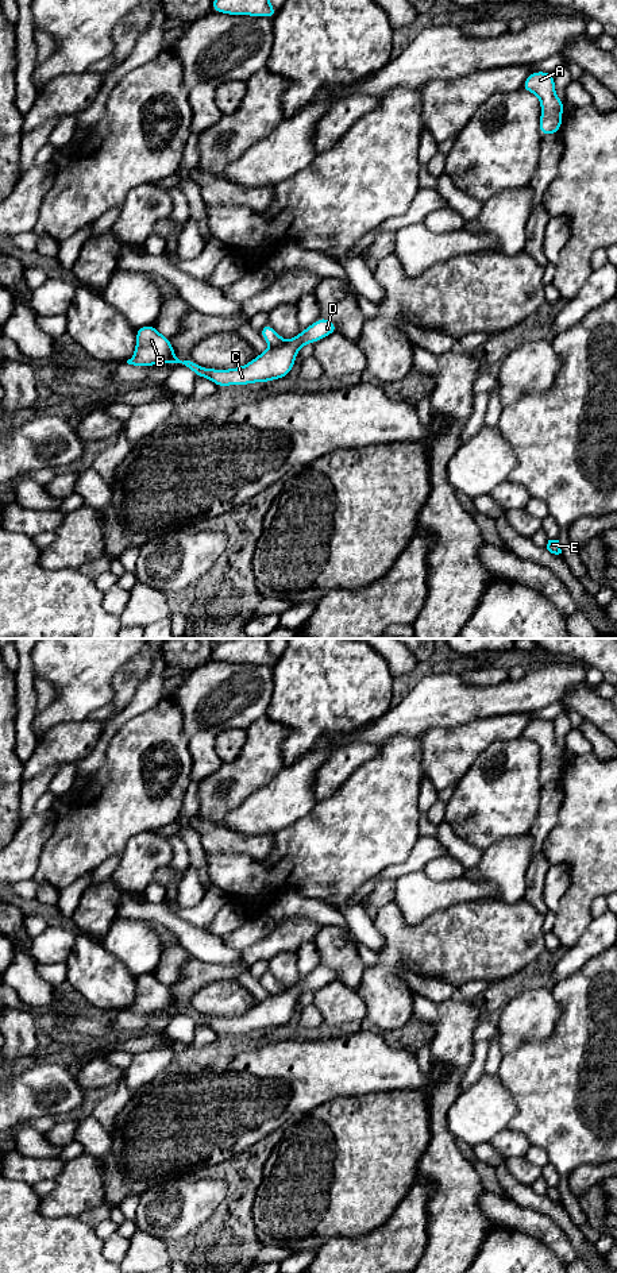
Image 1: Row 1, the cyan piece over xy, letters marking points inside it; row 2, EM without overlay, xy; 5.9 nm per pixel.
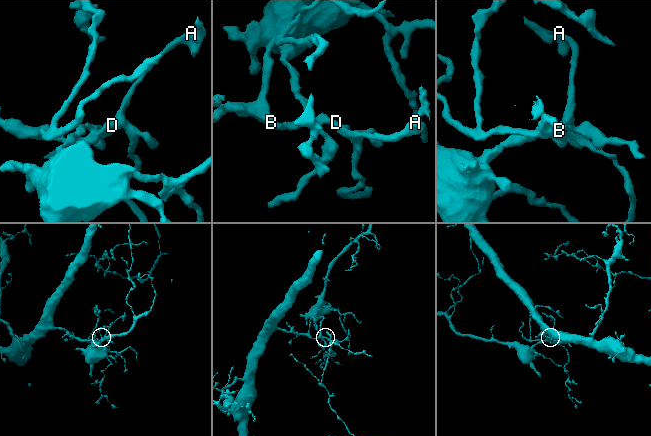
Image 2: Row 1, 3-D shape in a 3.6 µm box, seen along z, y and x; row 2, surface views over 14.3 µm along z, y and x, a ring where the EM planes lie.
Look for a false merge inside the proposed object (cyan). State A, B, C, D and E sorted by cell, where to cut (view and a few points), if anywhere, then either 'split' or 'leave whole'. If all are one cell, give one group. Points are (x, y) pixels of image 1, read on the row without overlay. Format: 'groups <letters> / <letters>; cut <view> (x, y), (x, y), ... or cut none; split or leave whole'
groups A B C D / E; cut xy (285, 990), (272, 995); split

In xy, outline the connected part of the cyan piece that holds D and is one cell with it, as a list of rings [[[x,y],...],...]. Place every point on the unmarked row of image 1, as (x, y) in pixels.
[[[320,965],[293,987],[269,996],[246,1014],[217,1018],[201,1015],[192,1006],[180,1008],[173,999],[170,987],[161,983],[153,972],[149,972],[136,976],[136,995],[127,1011],[157,1014],[161,1010],[170,1010],[173,1015],[185,1014],[190,1017],[196,1026],[211,1027],[217,1035],[270,1030],[286,1025],[293,1018],[296,1004],[302,994],[317,991],[333,980],[338,980],[338,973],[325,965]]]

